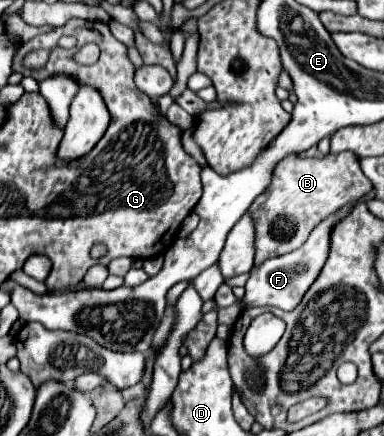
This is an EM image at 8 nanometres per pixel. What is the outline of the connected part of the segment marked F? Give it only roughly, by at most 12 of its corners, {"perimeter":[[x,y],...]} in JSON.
{"perimeter":[[353,203],[323,219],[299,249],[251,271],[253,305],[301,301],[329,253],[329,231]]}

